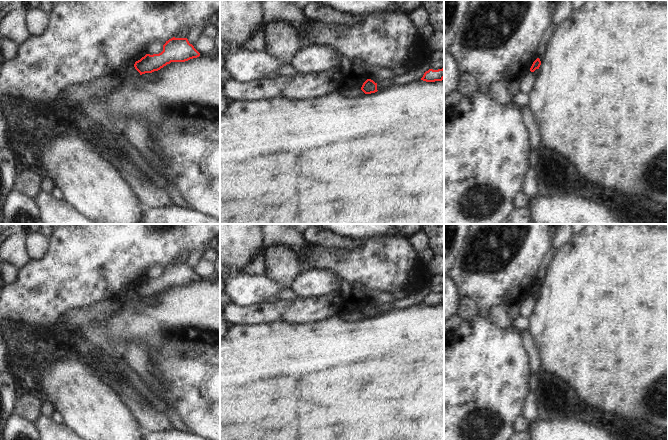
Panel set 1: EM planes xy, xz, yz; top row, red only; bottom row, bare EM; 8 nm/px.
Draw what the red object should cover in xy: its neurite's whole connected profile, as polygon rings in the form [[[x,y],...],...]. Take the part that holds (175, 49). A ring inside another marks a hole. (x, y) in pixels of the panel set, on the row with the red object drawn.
[[[171,38],[163,45],[159,54],[146,54],[134,64],[140,75],[158,71],[171,62],[185,62],[200,56],[187,38]]]

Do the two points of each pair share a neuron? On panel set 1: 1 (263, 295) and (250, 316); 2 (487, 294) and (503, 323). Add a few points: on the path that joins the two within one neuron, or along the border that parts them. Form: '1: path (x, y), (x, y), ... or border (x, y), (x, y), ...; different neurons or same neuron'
1: border (279, 299), (273, 303), (234, 307); different neurons
2: border (504, 304), (493, 306), (487, 312); different neurons

